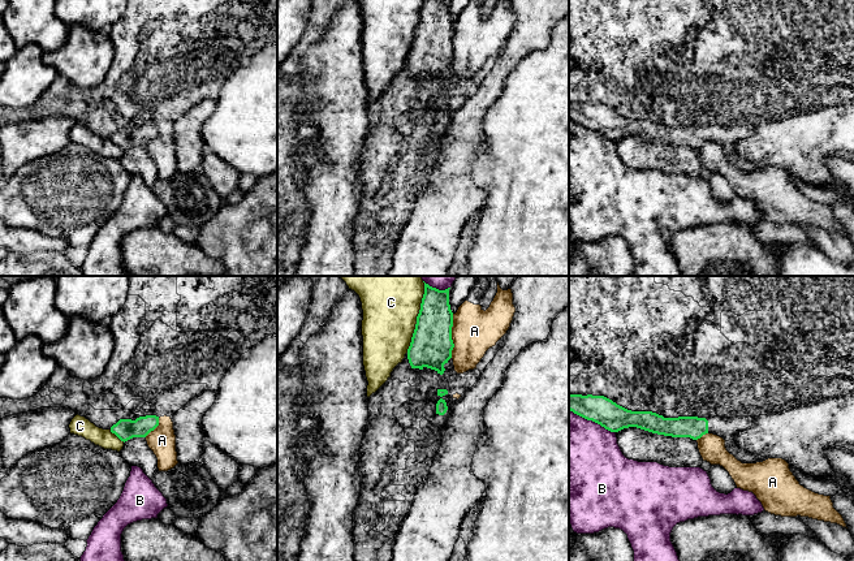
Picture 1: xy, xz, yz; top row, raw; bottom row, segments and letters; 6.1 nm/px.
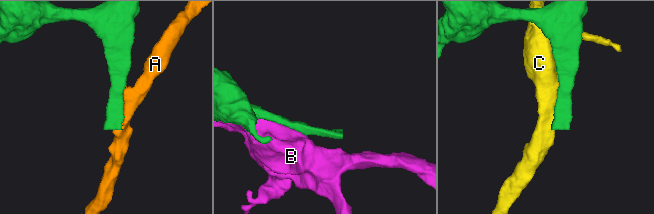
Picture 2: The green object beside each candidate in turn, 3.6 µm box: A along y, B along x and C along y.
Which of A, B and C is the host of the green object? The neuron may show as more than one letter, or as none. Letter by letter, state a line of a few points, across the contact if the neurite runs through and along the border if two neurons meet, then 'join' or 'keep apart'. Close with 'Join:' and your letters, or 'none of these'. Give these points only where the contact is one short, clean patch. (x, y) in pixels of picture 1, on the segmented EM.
A: keep apart
B: keep apart
C: keep apart
Join: none of these

